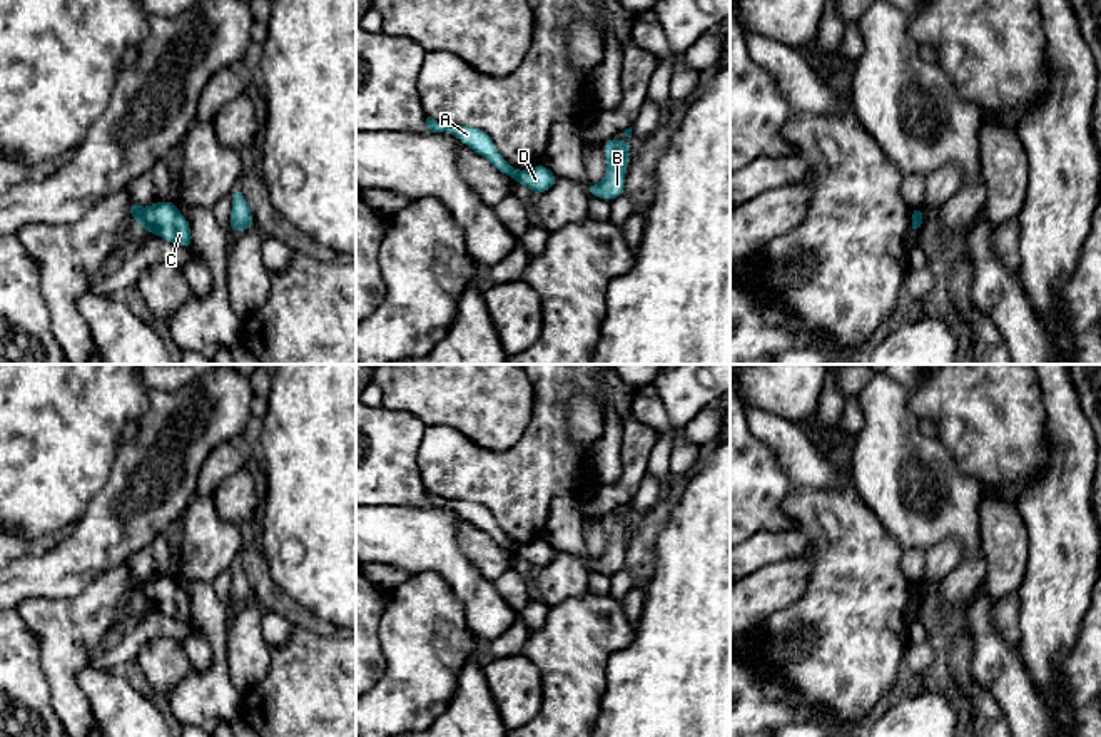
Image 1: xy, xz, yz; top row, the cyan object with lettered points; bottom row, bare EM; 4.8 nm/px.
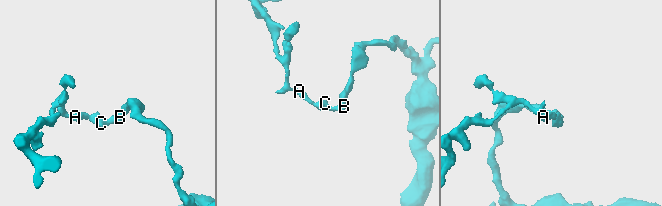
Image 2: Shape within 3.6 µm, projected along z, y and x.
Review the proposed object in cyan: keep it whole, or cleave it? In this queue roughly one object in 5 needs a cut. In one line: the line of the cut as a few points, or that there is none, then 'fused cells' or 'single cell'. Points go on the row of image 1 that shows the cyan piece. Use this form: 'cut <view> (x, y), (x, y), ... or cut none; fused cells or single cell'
cut xy (144, 209), (137, 219); fused cells

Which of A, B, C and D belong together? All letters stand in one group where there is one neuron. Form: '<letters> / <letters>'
A / B C D

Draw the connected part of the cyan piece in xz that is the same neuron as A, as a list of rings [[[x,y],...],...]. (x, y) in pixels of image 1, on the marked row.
[[[431,117],[426,119],[426,125],[431,132],[448,132],[453,134],[464,145],[473,149],[476,154],[488,159],[503,175],[511,179],[516,177],[518,169],[510,165],[505,157],[495,147],[493,139],[481,129],[474,129],[469,125],[458,125],[449,122],[434,120]]]

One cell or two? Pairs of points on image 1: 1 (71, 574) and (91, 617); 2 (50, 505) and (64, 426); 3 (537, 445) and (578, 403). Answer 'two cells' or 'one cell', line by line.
1: two cells
2: one cell
3: two cells

